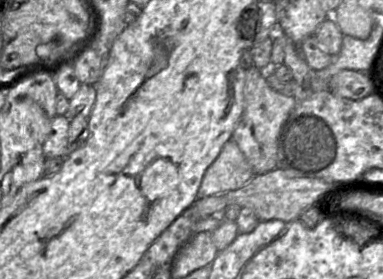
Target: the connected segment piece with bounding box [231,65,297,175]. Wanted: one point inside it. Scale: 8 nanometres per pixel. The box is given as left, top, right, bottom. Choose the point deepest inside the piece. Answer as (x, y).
(257, 134)

